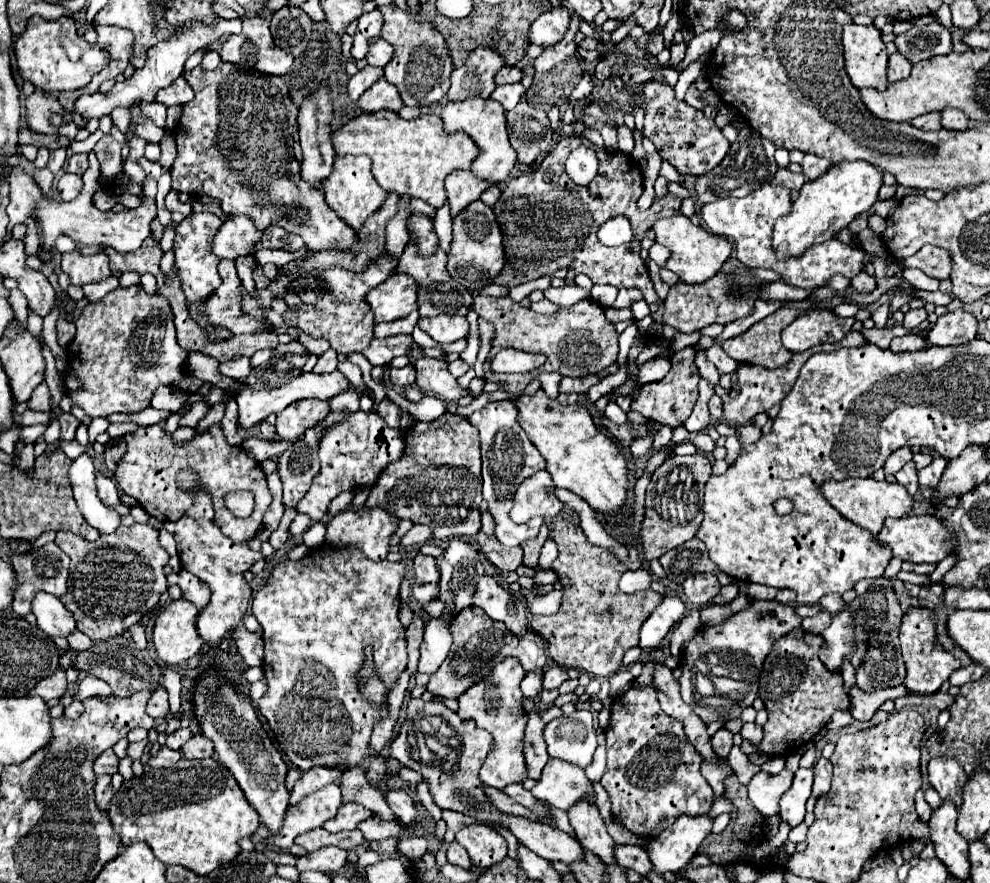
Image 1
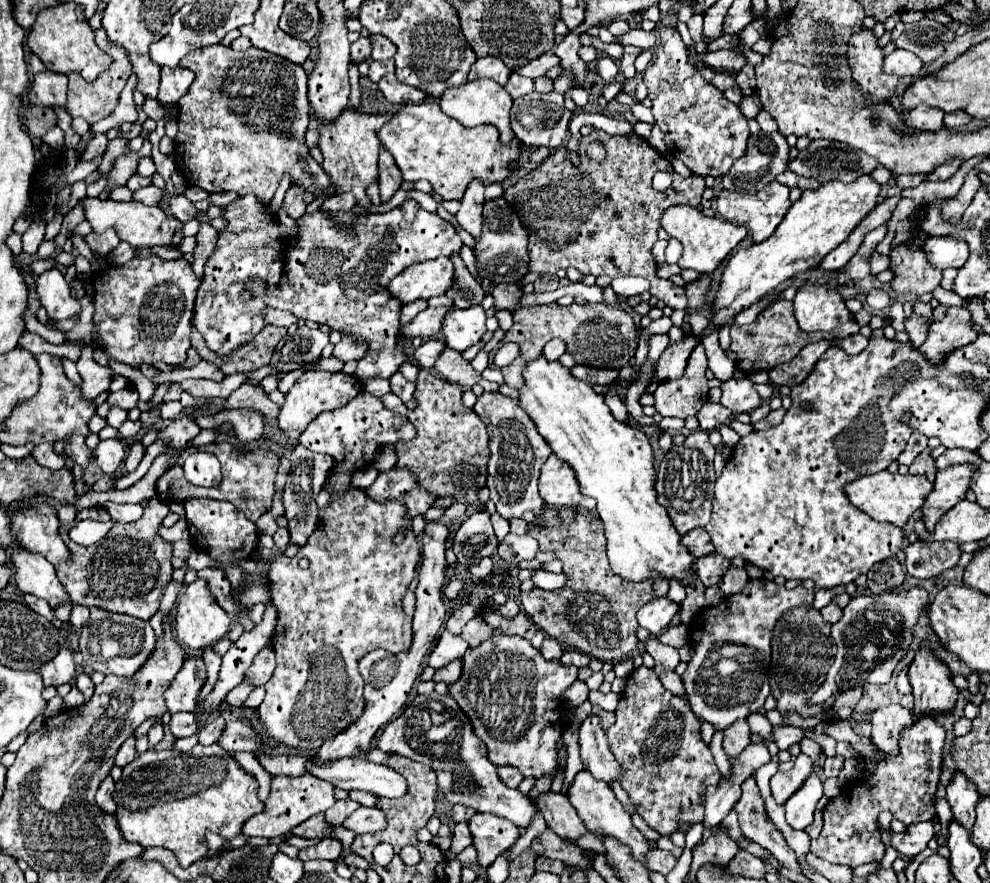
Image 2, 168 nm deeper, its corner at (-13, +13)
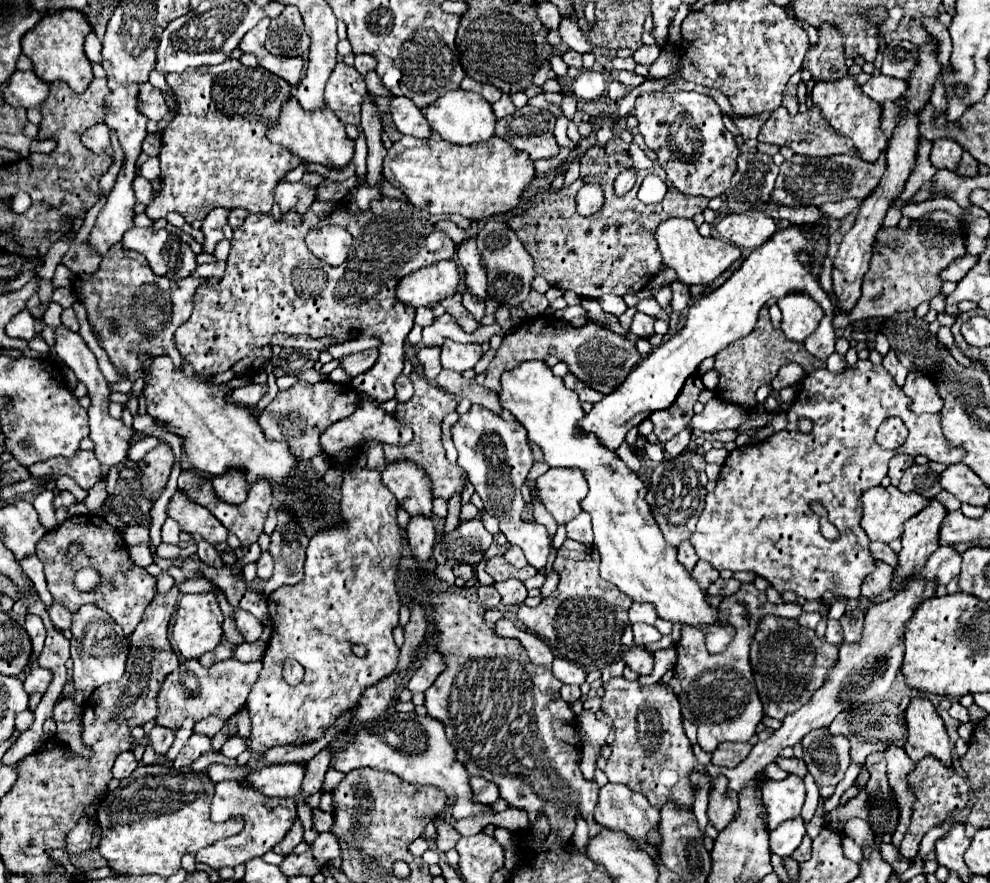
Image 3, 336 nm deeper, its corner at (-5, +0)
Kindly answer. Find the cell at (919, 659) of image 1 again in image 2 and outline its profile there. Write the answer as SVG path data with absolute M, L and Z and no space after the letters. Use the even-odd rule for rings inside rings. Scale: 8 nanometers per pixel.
M928 641L916 651L908 669L908 679L914 695L914 715L930 711L950 711L958 699L958 689L952 683L948 665L944 665L932 651Z

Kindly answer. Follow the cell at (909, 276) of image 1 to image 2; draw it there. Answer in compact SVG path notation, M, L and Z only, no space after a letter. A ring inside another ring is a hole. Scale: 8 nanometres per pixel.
M900 245L896 247L892 253L892 269L896 273L896 279L892 283L892 287L898 293L932 293L942 279L942 271L932 267L926 257L924 251L912 251L908 245Z

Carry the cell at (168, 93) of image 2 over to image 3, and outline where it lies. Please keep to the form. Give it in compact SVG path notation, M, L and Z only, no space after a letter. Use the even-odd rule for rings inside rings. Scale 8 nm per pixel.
M150 82L140 84L140 92L138 92L138 110L140 110L148 120L154 120L154 122L162 120L162 116L168 112L160 90L154 88Z

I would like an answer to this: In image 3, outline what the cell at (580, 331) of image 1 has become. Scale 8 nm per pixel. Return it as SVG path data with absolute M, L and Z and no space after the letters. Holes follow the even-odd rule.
M550 318L550 326L544 326L540 334L534 334L532 330L534 330L532 324L522 324L516 332L504 336L496 358L490 362L490 366L486 370L486 382L484 382L486 388L498 392L502 372L512 370L526 360L544 360L544 356L552 354L558 360L566 362L570 372L574 376L578 376L578 380L582 380L584 384L588 384L596 392L610 394L626 380L626 376L632 372L632 368L642 358L630 340L626 340L624 336L620 336L608 328L602 328L596 322L588 322L580 328L574 328L568 322Z

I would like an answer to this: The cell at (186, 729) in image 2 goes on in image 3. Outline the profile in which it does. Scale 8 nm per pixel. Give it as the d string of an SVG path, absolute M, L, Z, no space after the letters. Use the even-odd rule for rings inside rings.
M154 726L150 732L146 732L146 738L150 740L148 744L154 748L154 752L164 756L166 750L170 748L170 744L174 742L174 732L168 728L162 728L162 726Z

